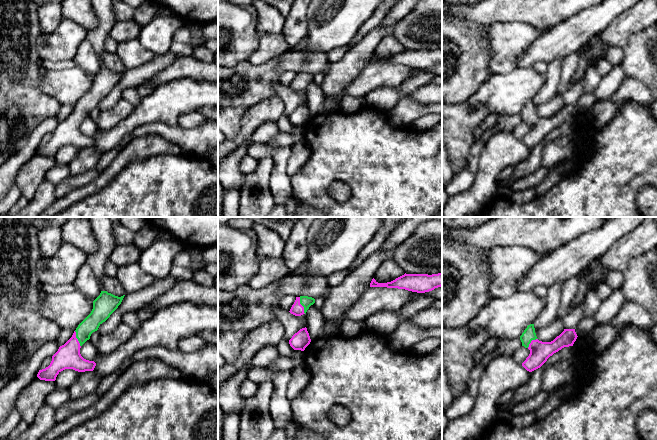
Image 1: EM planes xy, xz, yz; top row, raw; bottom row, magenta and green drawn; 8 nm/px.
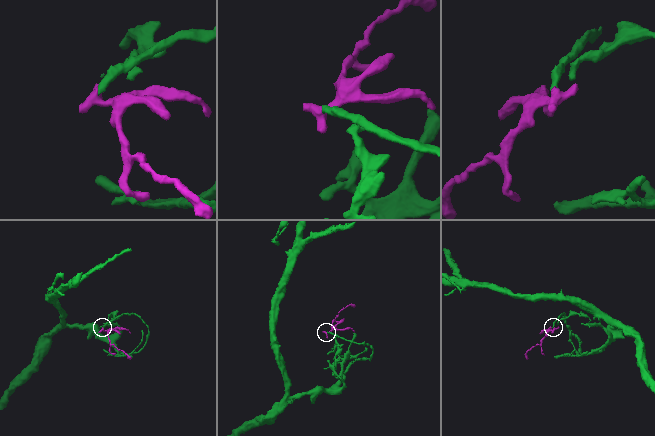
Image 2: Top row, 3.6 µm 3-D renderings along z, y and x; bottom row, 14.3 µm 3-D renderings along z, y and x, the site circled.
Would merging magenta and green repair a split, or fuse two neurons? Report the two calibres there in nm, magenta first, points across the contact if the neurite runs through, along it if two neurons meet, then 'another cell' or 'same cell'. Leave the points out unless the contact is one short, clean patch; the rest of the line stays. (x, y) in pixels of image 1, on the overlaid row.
calibres 100 and 90 nm; way xz (297, 309), (301, 305), (305, 301); same cell

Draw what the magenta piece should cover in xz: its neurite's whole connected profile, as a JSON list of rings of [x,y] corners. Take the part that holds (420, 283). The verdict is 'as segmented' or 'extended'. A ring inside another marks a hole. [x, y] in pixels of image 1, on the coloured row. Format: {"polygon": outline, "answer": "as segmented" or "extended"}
{"polygon": [[[442,272],[438,274],[404,274],[387,283],[378,283],[374,278],[370,287],[387,287],[425,293],[442,286]]], "answer": "as segmented"}

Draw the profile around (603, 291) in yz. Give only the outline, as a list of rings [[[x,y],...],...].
[[[605,282],[601,283],[595,289],[595,293],[601,301],[607,299],[612,294],[612,292],[613,292],[613,290],[611,289],[611,287],[608,284],[606,284]]]

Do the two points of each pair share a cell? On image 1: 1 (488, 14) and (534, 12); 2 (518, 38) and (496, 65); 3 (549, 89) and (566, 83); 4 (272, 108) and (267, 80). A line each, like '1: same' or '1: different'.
1: same
2: same
3: different
4: different

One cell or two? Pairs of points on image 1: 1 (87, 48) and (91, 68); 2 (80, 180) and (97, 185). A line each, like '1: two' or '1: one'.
1: one
2: two

